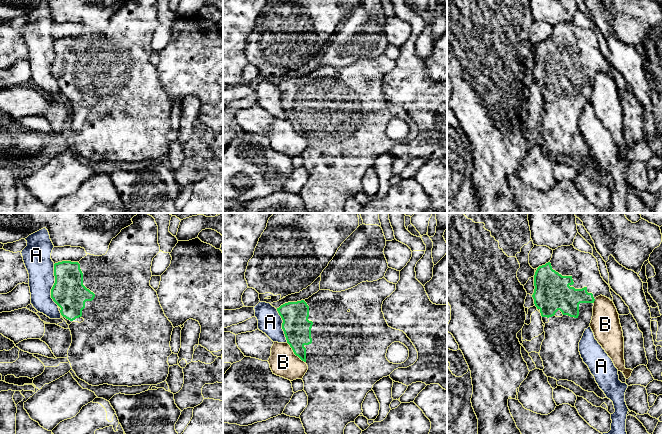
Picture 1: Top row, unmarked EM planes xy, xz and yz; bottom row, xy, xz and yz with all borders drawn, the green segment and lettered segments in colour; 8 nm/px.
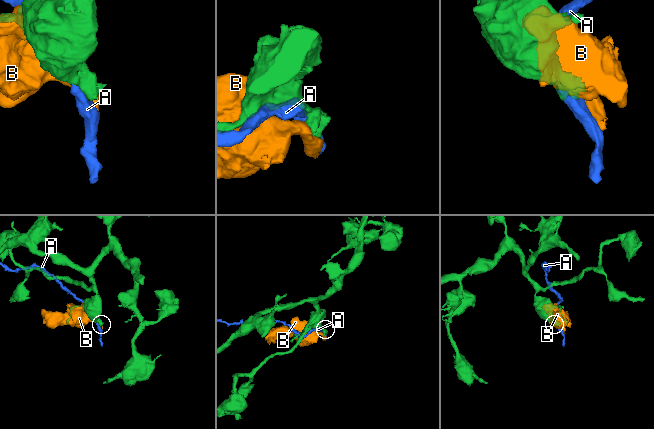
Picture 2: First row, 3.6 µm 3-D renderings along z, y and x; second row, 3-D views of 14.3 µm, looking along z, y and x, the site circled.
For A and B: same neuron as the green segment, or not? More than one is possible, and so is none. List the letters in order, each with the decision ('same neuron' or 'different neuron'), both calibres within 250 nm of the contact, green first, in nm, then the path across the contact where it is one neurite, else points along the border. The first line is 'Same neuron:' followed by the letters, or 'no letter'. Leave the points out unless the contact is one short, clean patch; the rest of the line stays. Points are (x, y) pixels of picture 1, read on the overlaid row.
Same neuron: no letter
A: different neuron; 280 nm thick on the green side, 220 nm on the other
B: different neuron; 220 nm thick on the green side, 220 nm on the other

